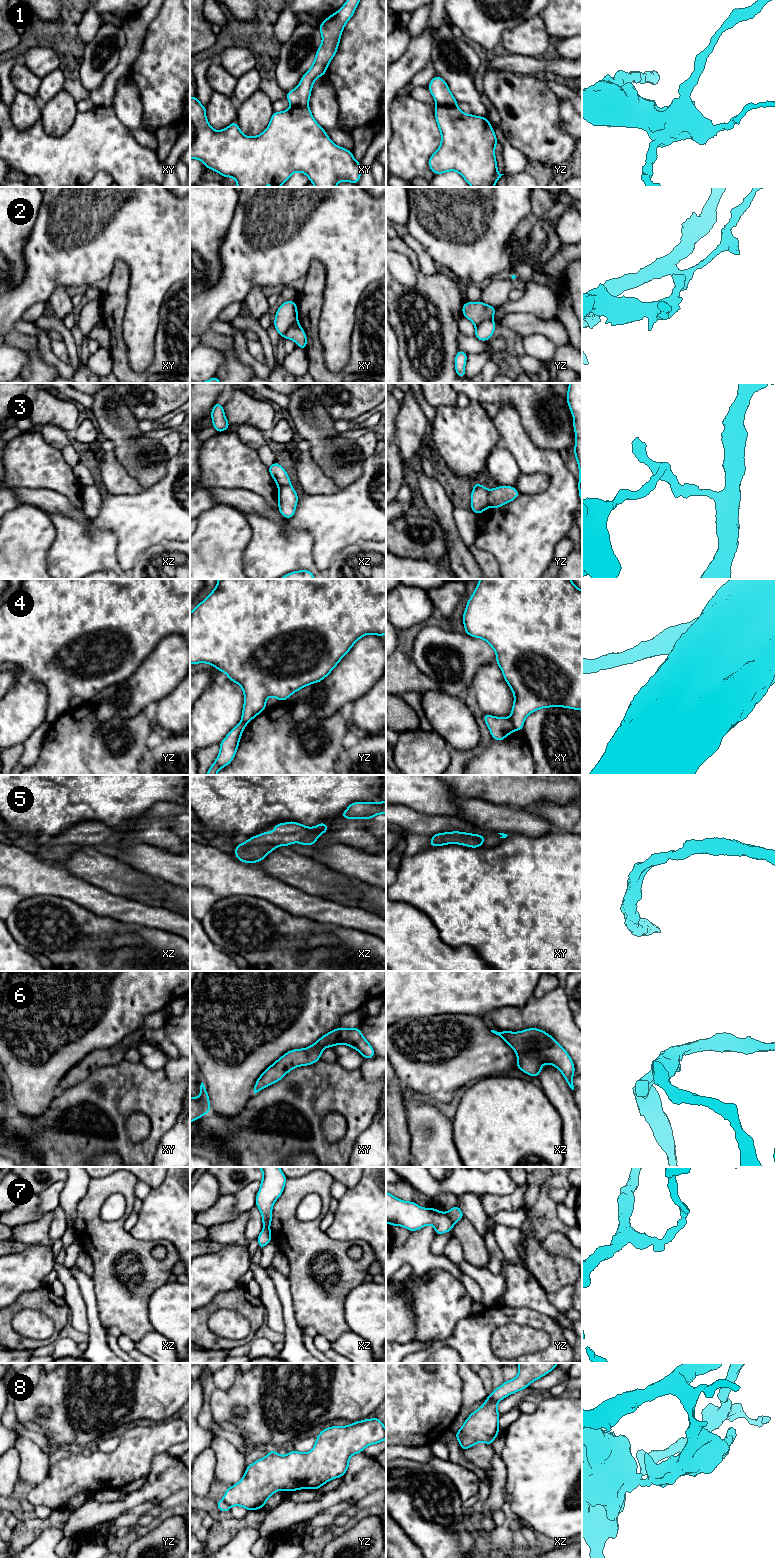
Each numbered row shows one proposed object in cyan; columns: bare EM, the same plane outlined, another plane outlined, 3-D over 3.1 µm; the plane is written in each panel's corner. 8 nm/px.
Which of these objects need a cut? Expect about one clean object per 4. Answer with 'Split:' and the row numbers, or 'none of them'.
Split: 1, 2, 3, 4, 7, 8

